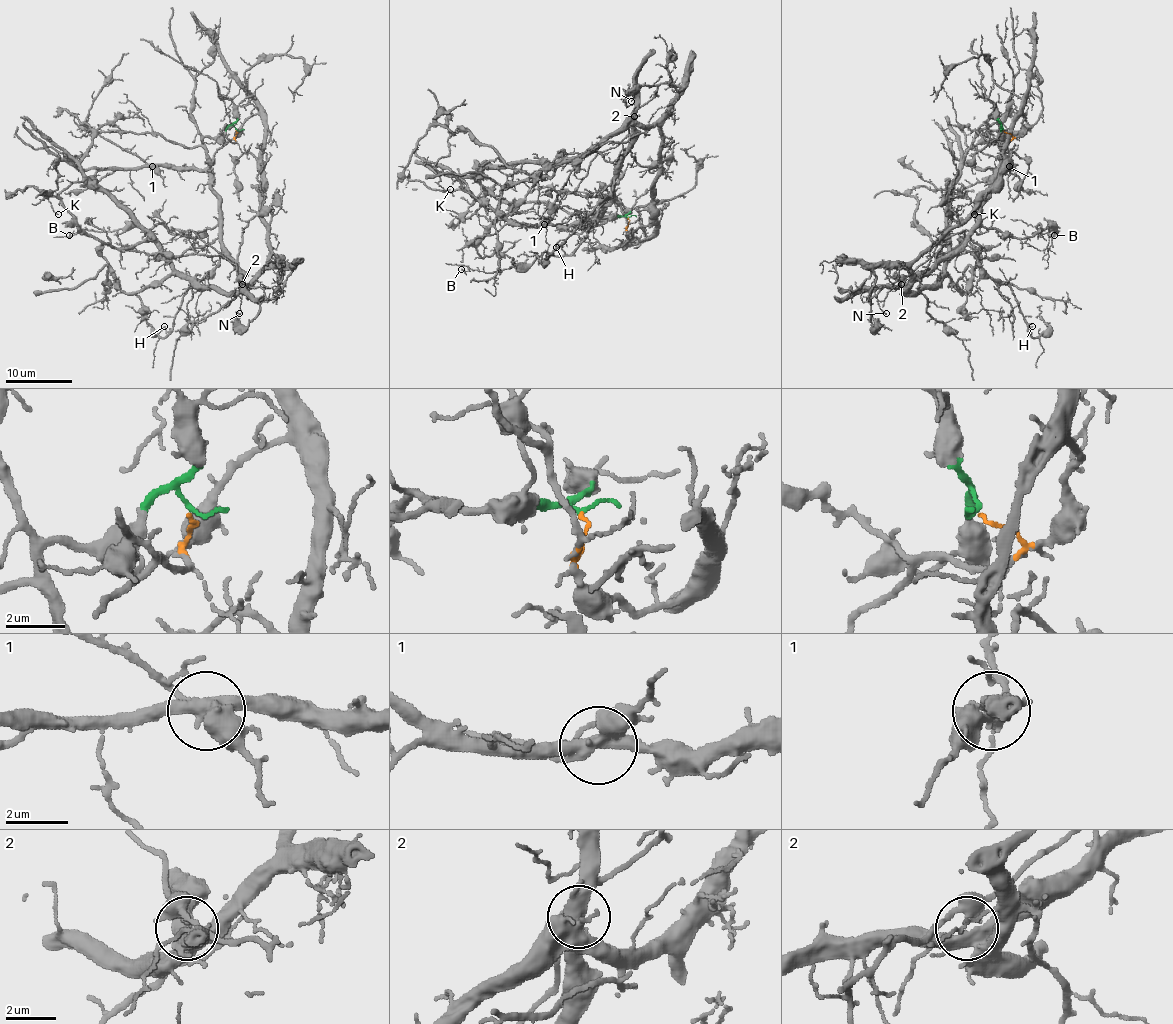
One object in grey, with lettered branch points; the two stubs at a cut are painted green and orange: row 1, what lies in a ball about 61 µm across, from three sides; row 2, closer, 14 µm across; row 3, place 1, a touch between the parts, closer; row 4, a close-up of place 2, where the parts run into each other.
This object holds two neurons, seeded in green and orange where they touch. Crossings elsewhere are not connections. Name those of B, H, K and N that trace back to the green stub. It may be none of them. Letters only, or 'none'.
B, H, K, N

